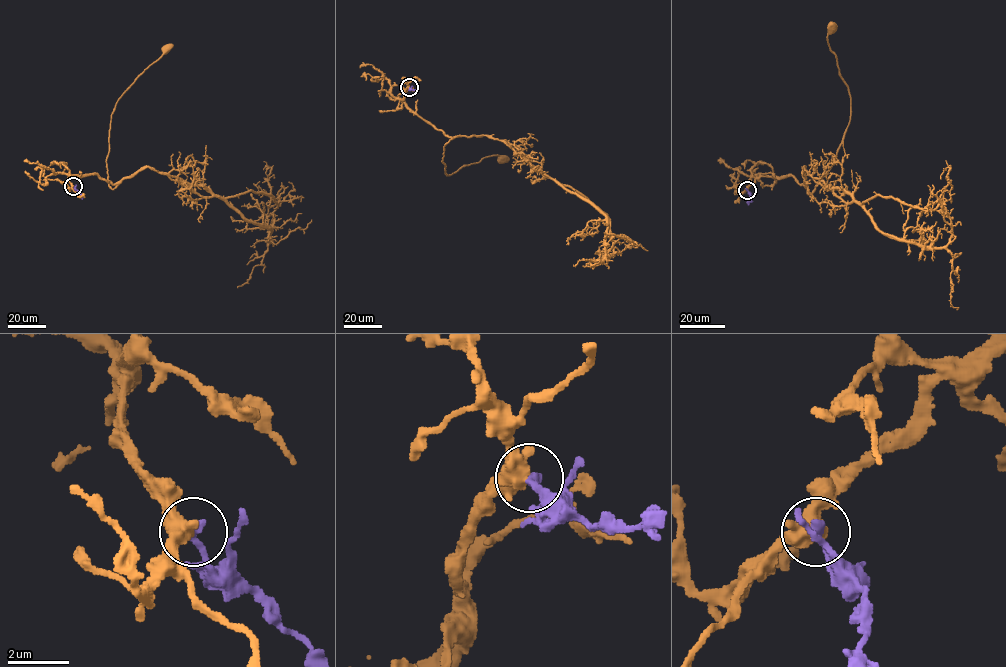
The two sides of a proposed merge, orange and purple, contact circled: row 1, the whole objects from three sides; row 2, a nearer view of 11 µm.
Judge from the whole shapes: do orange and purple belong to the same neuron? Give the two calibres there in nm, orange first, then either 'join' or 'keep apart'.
calibres 500 and 280 nm; join

